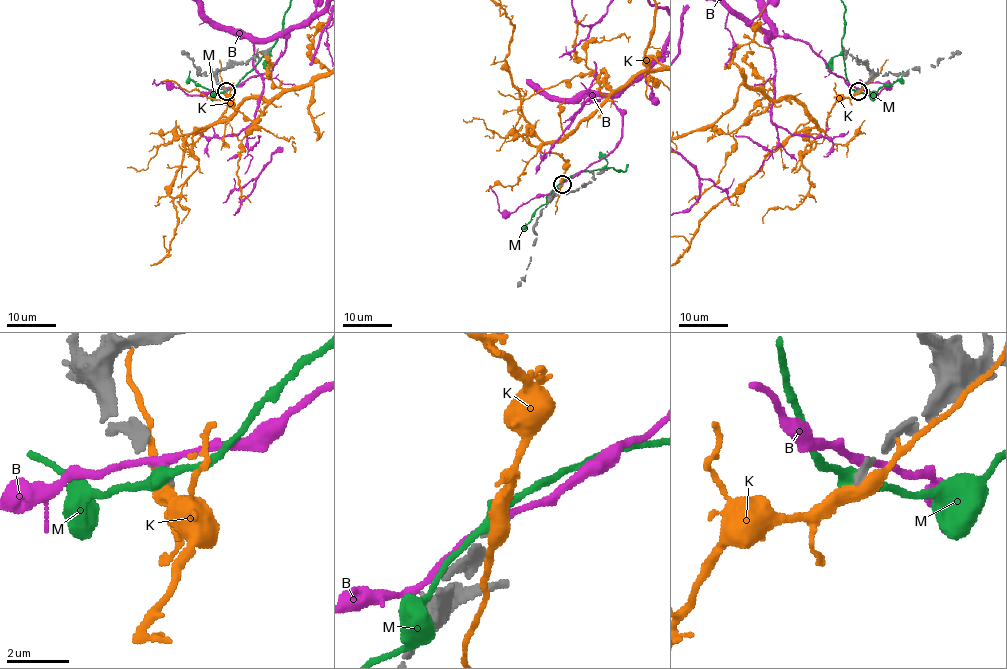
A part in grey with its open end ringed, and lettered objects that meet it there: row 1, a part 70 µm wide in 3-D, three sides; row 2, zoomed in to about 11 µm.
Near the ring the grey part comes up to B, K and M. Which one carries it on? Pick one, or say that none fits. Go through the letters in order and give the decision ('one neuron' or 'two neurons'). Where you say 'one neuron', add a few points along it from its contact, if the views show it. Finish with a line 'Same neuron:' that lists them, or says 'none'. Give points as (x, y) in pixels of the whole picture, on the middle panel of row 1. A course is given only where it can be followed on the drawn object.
B: two neurons
K: two neurons
M: two neurons
Same neuron: none

